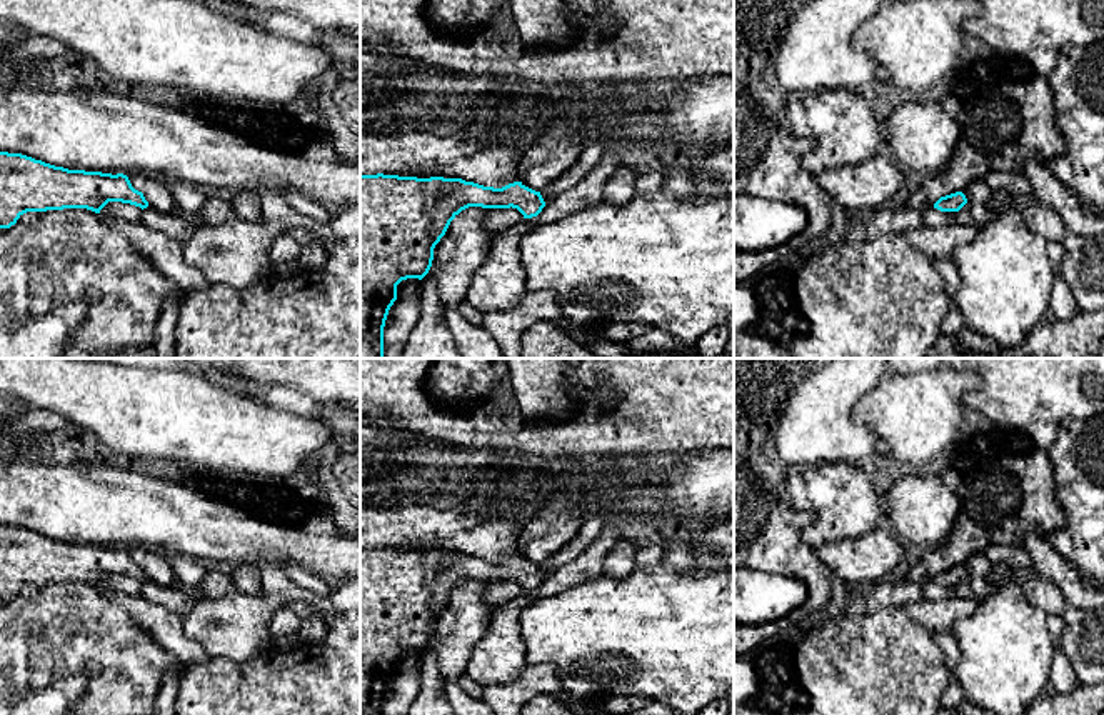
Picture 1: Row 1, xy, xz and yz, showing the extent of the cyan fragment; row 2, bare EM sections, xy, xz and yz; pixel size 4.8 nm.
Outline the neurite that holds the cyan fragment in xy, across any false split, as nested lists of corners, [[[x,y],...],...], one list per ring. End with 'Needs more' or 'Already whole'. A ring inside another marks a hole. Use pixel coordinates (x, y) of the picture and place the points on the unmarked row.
[[[0,525],[0,602],[10,602],[27,585],[87,582],[100,587],[108,575],[148,580],[123,547],[68,543]]]. Already whole

